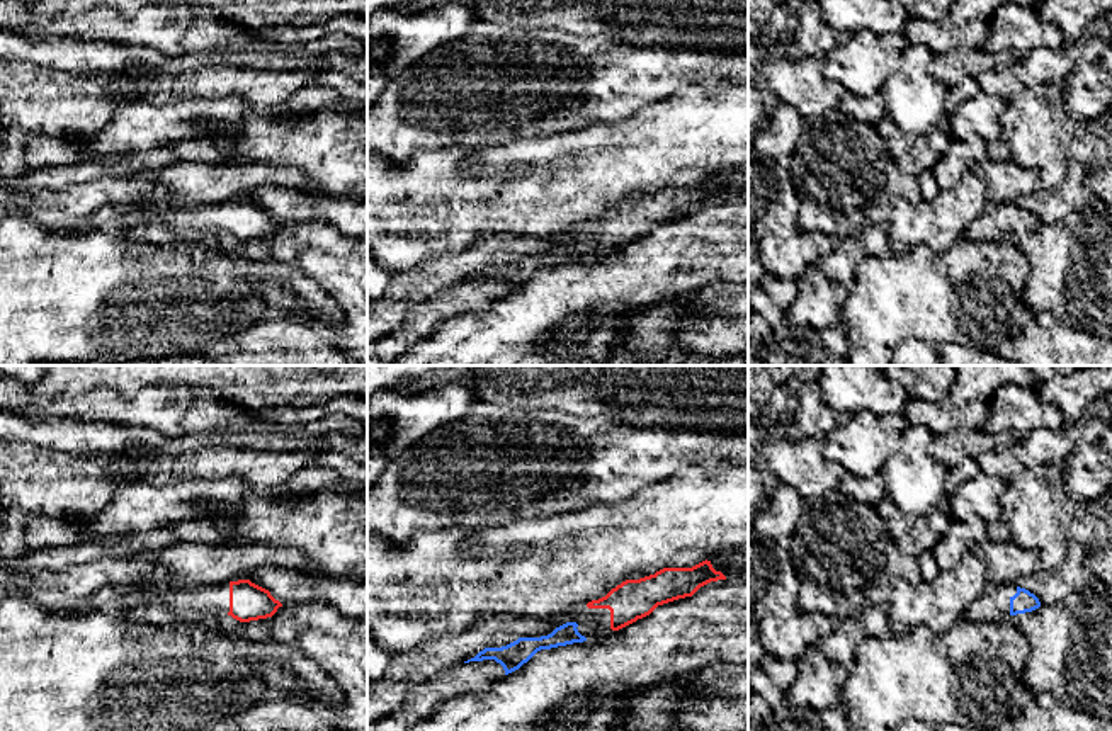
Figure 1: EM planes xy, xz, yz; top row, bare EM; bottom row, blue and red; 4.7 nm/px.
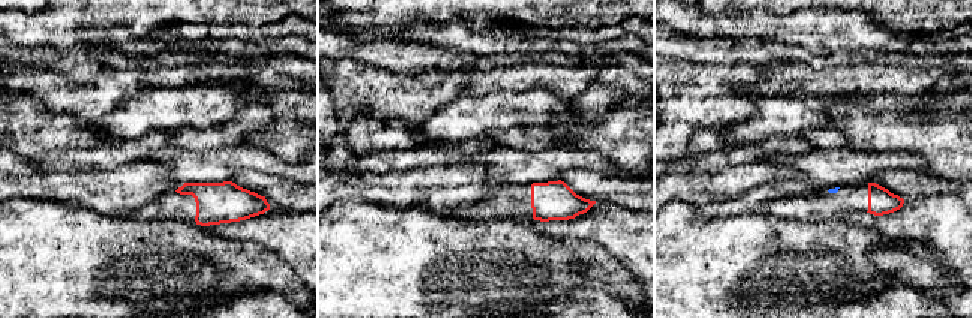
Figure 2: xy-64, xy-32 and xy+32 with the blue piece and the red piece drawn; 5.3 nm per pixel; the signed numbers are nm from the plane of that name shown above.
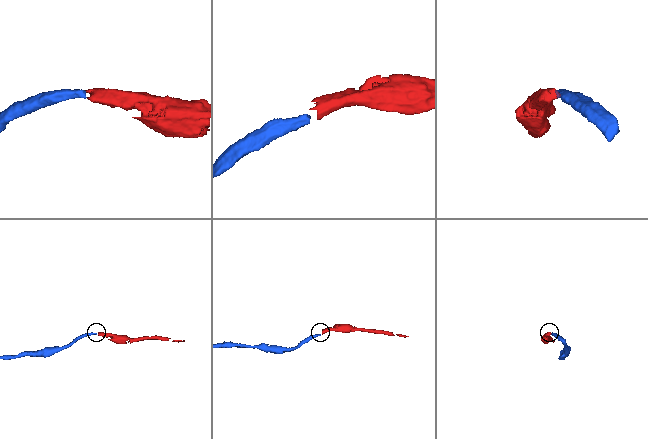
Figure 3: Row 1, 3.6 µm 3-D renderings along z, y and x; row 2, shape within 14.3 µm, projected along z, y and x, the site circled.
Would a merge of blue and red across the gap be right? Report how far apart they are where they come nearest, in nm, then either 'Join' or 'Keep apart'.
Distance 100 nm. Join

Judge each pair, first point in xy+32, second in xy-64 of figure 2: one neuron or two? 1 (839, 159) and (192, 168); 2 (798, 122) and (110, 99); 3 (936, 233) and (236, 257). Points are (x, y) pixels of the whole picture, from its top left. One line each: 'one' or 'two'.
1: one
2: two
3: two

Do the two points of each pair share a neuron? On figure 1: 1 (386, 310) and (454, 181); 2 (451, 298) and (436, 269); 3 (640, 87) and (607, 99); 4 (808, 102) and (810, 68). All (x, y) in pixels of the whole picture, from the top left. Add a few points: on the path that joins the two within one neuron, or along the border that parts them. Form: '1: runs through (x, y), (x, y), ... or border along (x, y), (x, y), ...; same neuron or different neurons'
1: border along (448, 257), (425, 257), (397, 274); different neurons
2: border along (463, 281), (412, 306); different neurons
3: runs through (631, 87), (619, 87), (616, 90); same neuron
4: runs through (808, 94), (808, 77); same neuron

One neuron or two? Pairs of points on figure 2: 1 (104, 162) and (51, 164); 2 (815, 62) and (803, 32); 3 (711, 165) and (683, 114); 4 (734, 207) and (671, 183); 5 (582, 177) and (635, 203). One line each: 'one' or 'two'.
1: one
2: two
3: two
4: two
5: one

